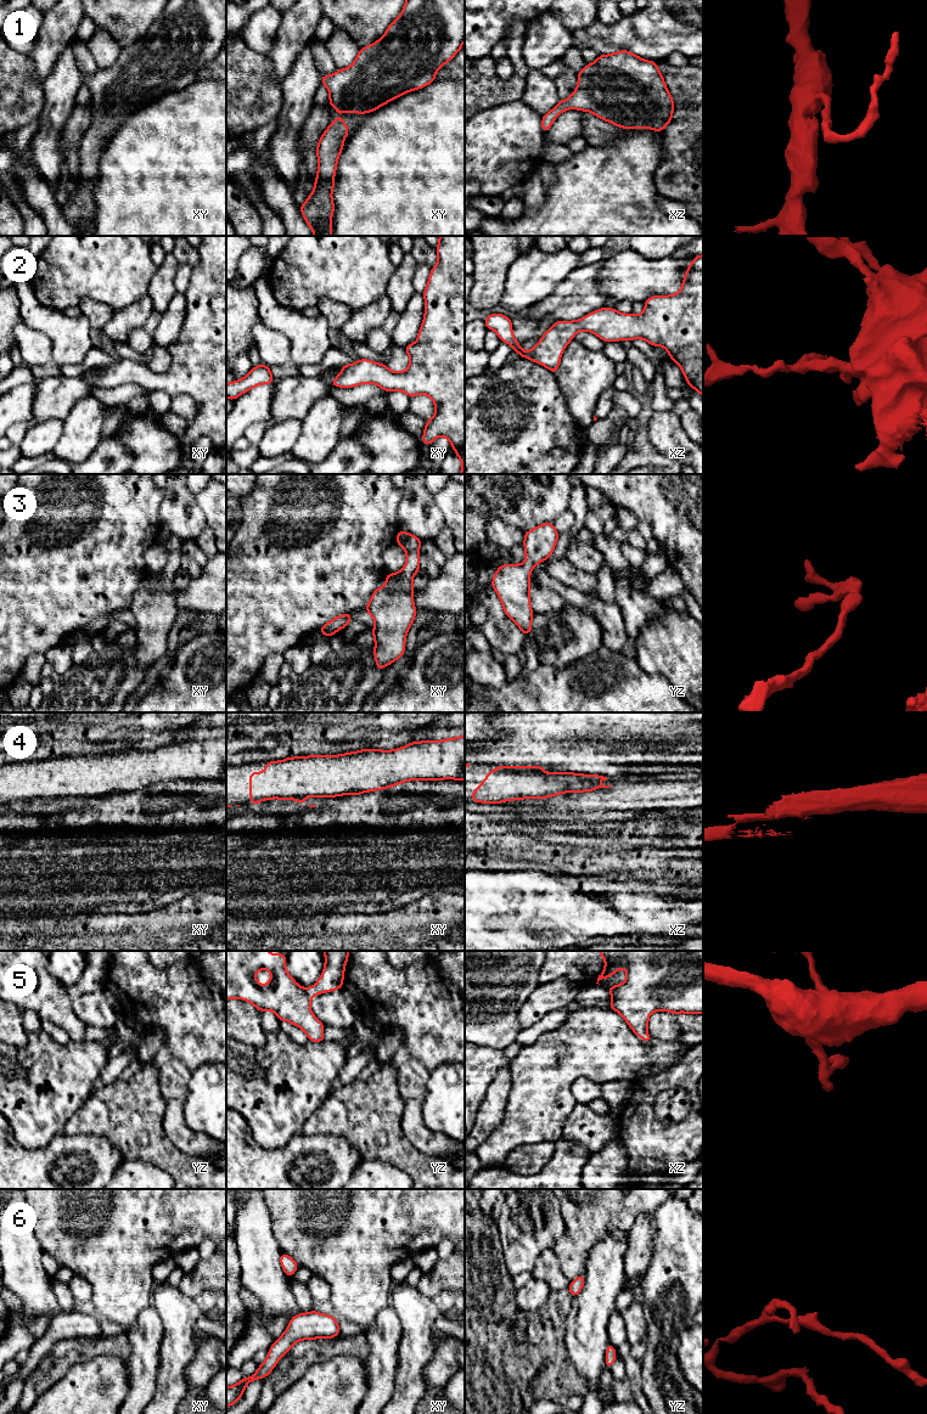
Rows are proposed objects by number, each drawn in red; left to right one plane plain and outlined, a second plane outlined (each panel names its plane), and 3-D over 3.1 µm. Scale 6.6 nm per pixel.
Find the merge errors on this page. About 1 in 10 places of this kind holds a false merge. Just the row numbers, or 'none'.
none

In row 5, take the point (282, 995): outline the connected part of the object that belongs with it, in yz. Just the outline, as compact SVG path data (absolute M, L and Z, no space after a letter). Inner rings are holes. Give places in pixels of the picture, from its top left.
M226 951L226 1001L240 998L252 1003L259 1012L273 1010L280 1021L286 1020L300 1027L309 1041L322 1042L325 1040L324 1024L310 1010L311 997L343 987L349 951L324 951L324 953L325 967L321 976L313 987L305 988L300 987L286 971L287 957L280 952L270 954L268 951ZM260 969L271 973L265 986L254 978Z

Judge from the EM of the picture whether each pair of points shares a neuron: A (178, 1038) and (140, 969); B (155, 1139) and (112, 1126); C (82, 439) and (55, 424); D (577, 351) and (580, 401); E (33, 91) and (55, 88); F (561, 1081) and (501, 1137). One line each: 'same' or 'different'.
A: same
B: same
C: different
D: same
E: different
F: same

